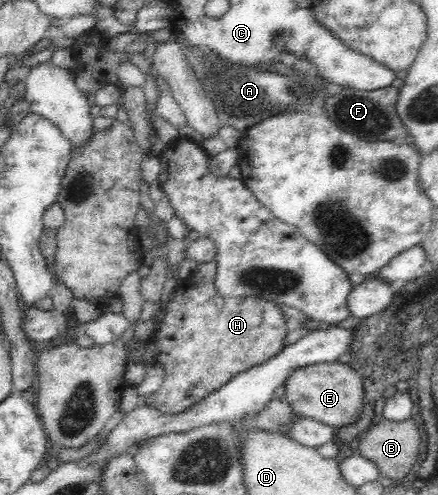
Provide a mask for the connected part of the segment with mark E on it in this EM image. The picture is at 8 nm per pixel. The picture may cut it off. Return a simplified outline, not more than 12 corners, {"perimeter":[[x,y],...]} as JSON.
{"perimeter":[[347,363],[293,370],[291,410],[327,426],[357,420],[362,378]]}

